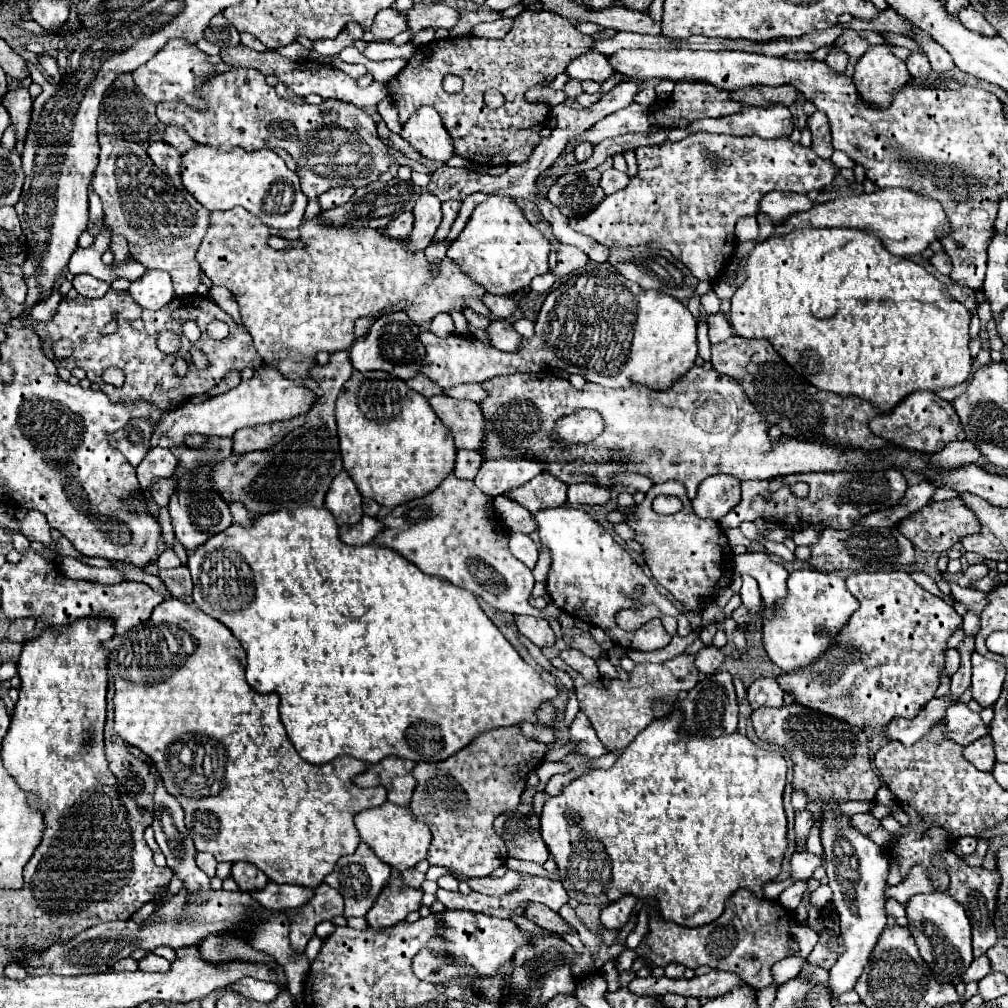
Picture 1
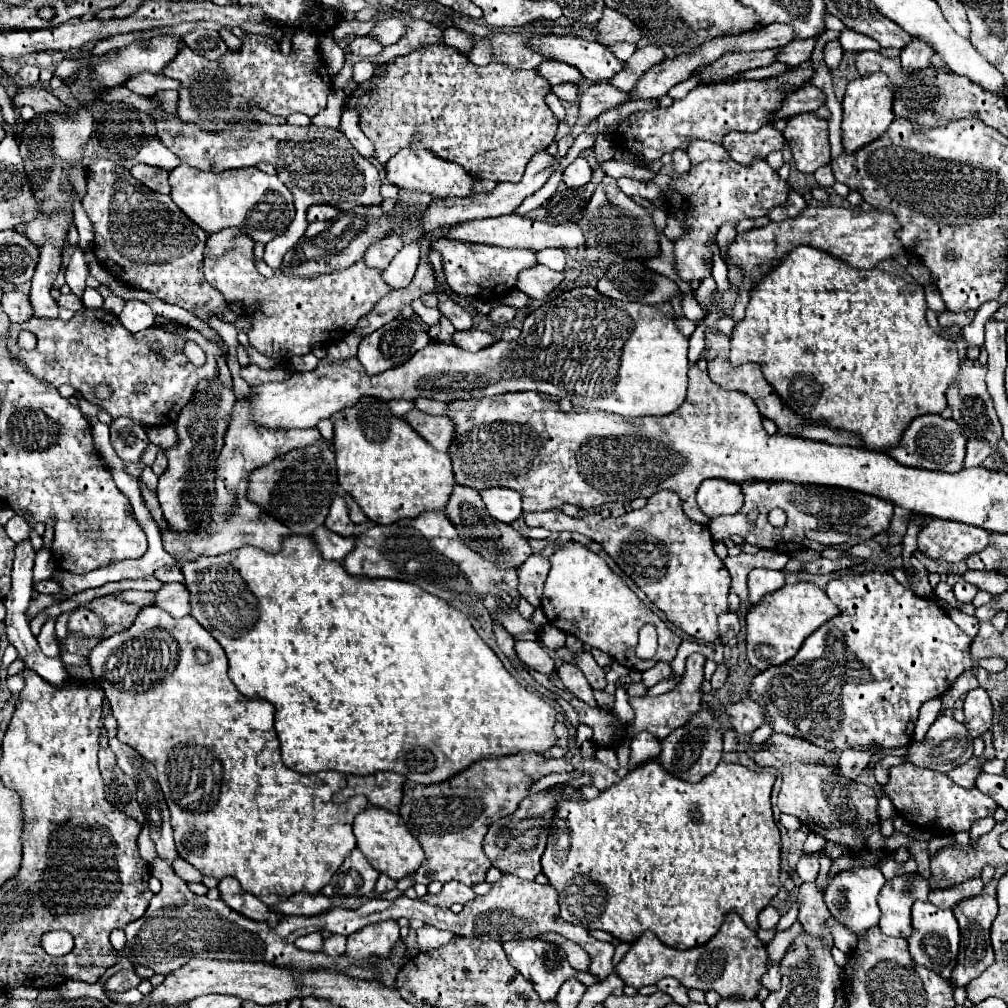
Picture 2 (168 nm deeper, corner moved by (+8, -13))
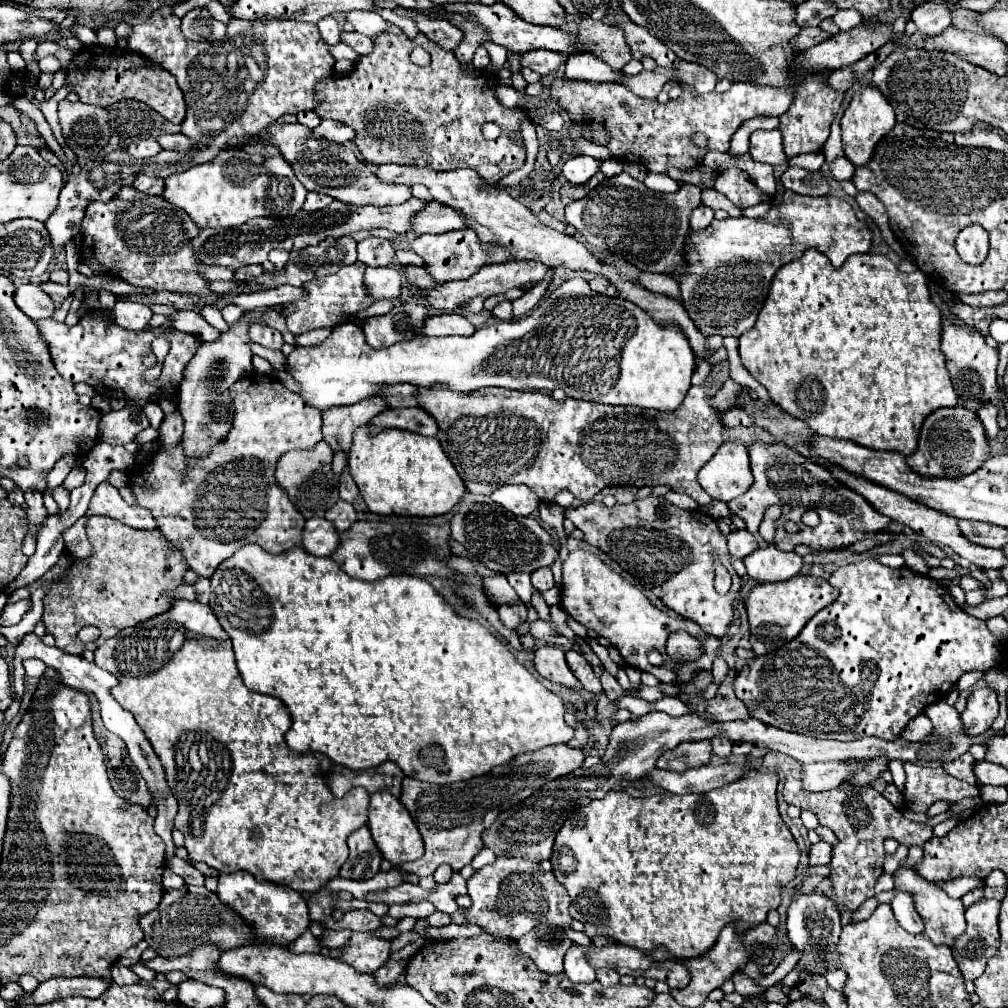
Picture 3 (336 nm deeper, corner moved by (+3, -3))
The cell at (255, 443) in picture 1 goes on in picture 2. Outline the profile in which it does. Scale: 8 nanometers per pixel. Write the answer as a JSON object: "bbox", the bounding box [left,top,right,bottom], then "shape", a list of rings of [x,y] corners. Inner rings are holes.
{"bbox":[160,401,320,561],"shape":[[[236,401],[232,423],[226,433],[226,443],[222,447],[222,453],[216,459],[216,487],[214,487],[214,499],[212,499],[212,513],[206,527],[200,527],[198,531],[186,531],[178,533],[172,527],[160,529],[162,533],[162,545],[164,549],[176,557],[176,561],[194,561],[200,555],[222,555],[234,549],[240,549],[244,545],[254,545],[264,549],[266,553],[276,553],[282,549],[282,541],[292,535],[292,531],[264,513],[256,503],[252,503],[246,497],[250,473],[258,467],[268,465],[276,457],[292,451],[310,447],[320,439],[320,431],[314,429],[266,429],[250,419],[248,401]]]}

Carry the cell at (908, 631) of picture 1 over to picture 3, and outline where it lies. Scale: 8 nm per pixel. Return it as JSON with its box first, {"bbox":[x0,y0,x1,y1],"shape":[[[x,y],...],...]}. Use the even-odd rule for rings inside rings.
{"bbox":[735,559,1003,741],"shape":[[[865,559],[861,563],[853,563],[853,565],[845,565],[839,567],[831,577],[829,583],[833,587],[839,589],[839,597],[827,607],[821,609],[819,615],[815,615],[805,627],[803,633],[799,633],[799,637],[795,637],[795,641],[789,641],[787,645],[783,645],[781,649],[777,649],[775,653],[767,653],[763,657],[757,657],[755,661],[747,663],[743,667],[743,671],[735,677],[735,695],[745,701],[751,717],[785,729],[785,731],[795,731],[795,733],[803,733],[803,735],[811,735],[815,739],[839,739],[839,741],[853,741],[853,739],[861,739],[867,735],[885,739],[885,741],[897,741],[901,739],[901,731],[907,727],[907,721],[915,719],[919,713],[923,713],[923,709],[931,703],[937,703],[941,699],[947,697],[947,693],[953,689],[953,685],[959,681],[959,677],[963,673],[969,671],[987,671],[991,667],[997,667],[1003,659],[1003,649],[1001,649],[1001,641],[987,629],[985,621],[971,617],[969,613],[965,613],[961,607],[955,605],[953,597],[949,595],[949,591],[945,587],[941,587],[935,579],[925,577],[925,575],[915,575],[909,569],[891,569],[887,565],[881,565],[877,559]]]}

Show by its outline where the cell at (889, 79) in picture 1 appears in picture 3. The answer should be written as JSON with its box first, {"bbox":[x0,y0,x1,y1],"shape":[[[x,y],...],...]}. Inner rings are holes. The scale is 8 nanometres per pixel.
{"bbox":[841,83,897,167],"shape":[[[867,83],[863,85],[851,99],[849,107],[845,109],[843,117],[841,117],[841,131],[843,131],[843,149],[847,159],[859,167],[863,163],[867,163],[873,155],[873,149],[877,145],[877,141],[881,137],[885,137],[887,131],[893,129],[893,125],[897,123],[895,119],[895,111],[891,109],[891,105],[885,101],[887,97],[883,97],[883,93],[879,89],[875,89],[875,85]]]}

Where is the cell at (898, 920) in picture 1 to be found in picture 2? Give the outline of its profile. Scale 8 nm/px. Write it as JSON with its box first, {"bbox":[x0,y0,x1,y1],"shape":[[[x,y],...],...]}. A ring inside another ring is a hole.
{"bbox":[878,873,928,939],"shape":[[[902,873],[886,881],[878,895],[878,907],[882,911],[878,927],[882,933],[908,939],[912,935],[910,909],[916,899],[928,899],[928,893],[928,881],[918,873]]]}

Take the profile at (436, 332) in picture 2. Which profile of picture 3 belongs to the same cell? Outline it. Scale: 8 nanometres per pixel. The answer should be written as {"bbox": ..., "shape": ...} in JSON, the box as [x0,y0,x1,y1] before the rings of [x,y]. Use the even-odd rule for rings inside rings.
{"bbox":[421,261,549,313],"shape":[[[509,261],[509,263],[501,263],[501,265],[487,265],[485,269],[479,269],[471,279],[447,281],[447,283],[437,285],[433,291],[421,291],[421,295],[427,297],[429,305],[441,313],[451,313],[457,307],[471,311],[471,313],[479,313],[483,309],[483,301],[487,297],[505,293],[511,287],[525,287],[529,283],[537,285],[543,281],[547,271],[549,271],[549,267],[543,265],[541,261]]]}

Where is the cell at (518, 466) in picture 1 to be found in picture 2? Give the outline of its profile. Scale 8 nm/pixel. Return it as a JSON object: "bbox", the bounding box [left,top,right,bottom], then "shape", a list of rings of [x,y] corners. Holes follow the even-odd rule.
{"bbox":[480,489,522,523],"shape":[[[486,489],[480,493],[490,515],[502,523],[514,523],[522,515],[522,499],[516,491],[510,489]]]}

